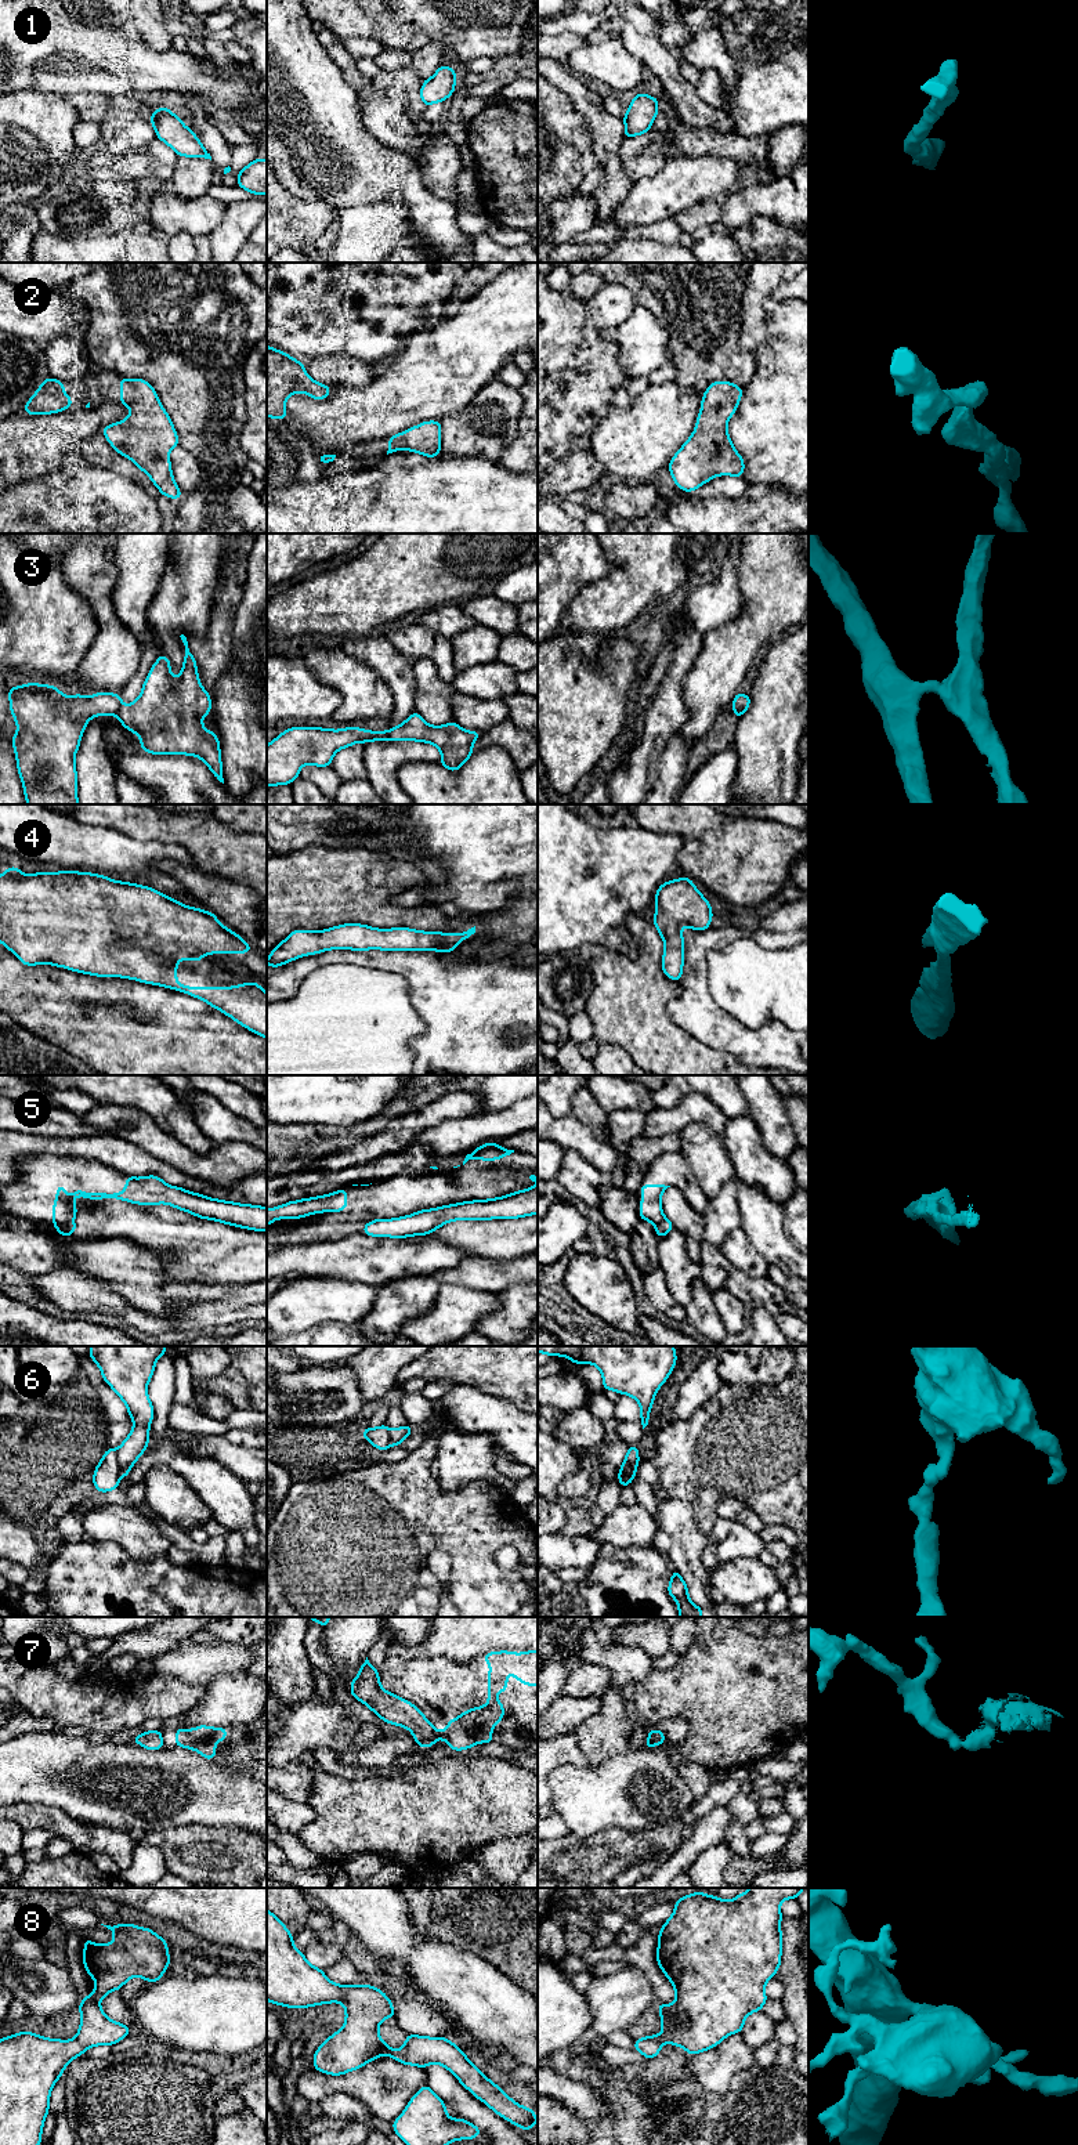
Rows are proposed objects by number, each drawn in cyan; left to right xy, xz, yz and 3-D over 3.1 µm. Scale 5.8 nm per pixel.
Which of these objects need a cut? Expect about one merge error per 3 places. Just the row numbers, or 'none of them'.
3, 5, 6, 7

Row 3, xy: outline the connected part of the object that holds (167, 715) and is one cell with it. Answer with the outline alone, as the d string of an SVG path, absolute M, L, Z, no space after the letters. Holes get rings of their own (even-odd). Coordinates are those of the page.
M184 634L180 637L185 645L180 676L177 679L171 677L170 661L162 654L151 668L140 697L130 705L122 705L116 717L124 728L140 737L141 750L153 755L198 756L224 784L220 741L213 731L206 730L202 724L202 719L211 710L211 699L199 681L196 662L189 652L187 637Z

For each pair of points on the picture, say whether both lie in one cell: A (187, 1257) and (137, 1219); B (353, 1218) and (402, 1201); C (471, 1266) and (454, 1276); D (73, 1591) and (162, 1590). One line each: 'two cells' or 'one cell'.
A: one cell
B: one cell
C: one cell
D: one cell

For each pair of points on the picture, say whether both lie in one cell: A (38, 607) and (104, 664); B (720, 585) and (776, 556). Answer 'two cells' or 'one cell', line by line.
A: two cells
B: two cells

